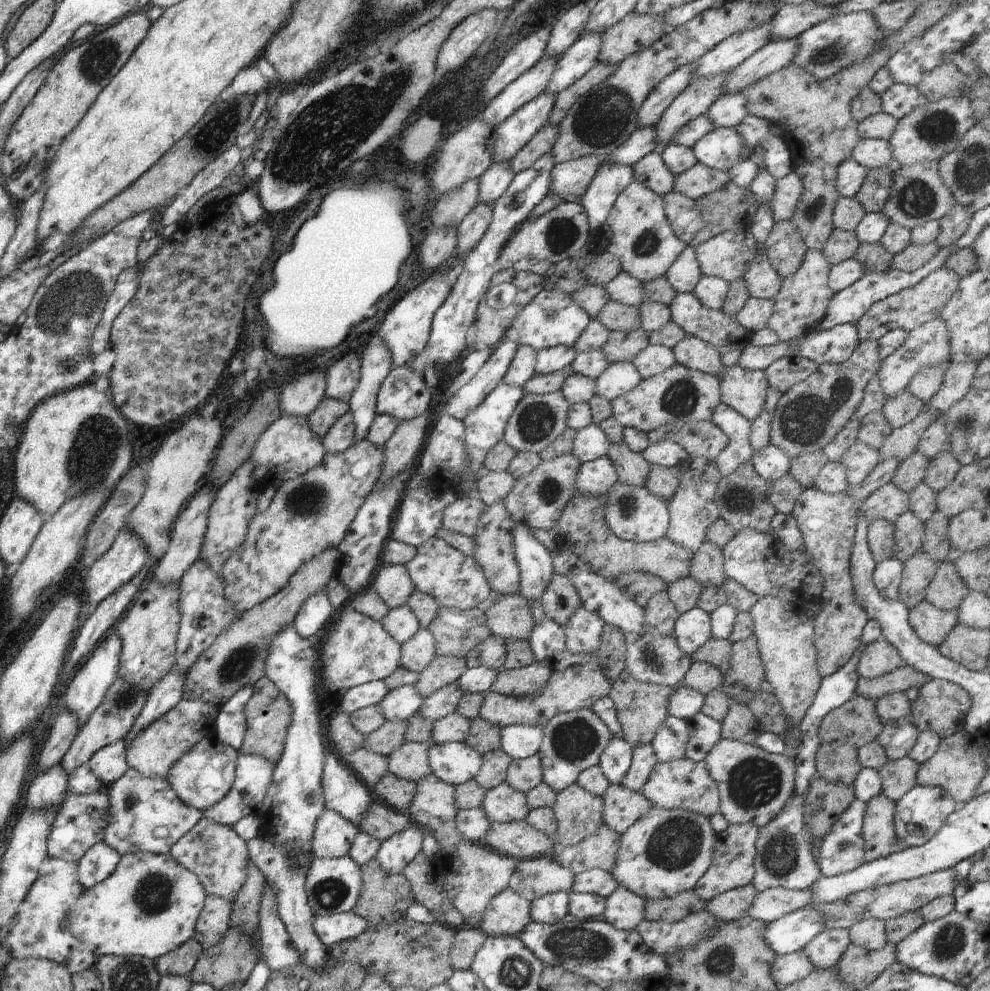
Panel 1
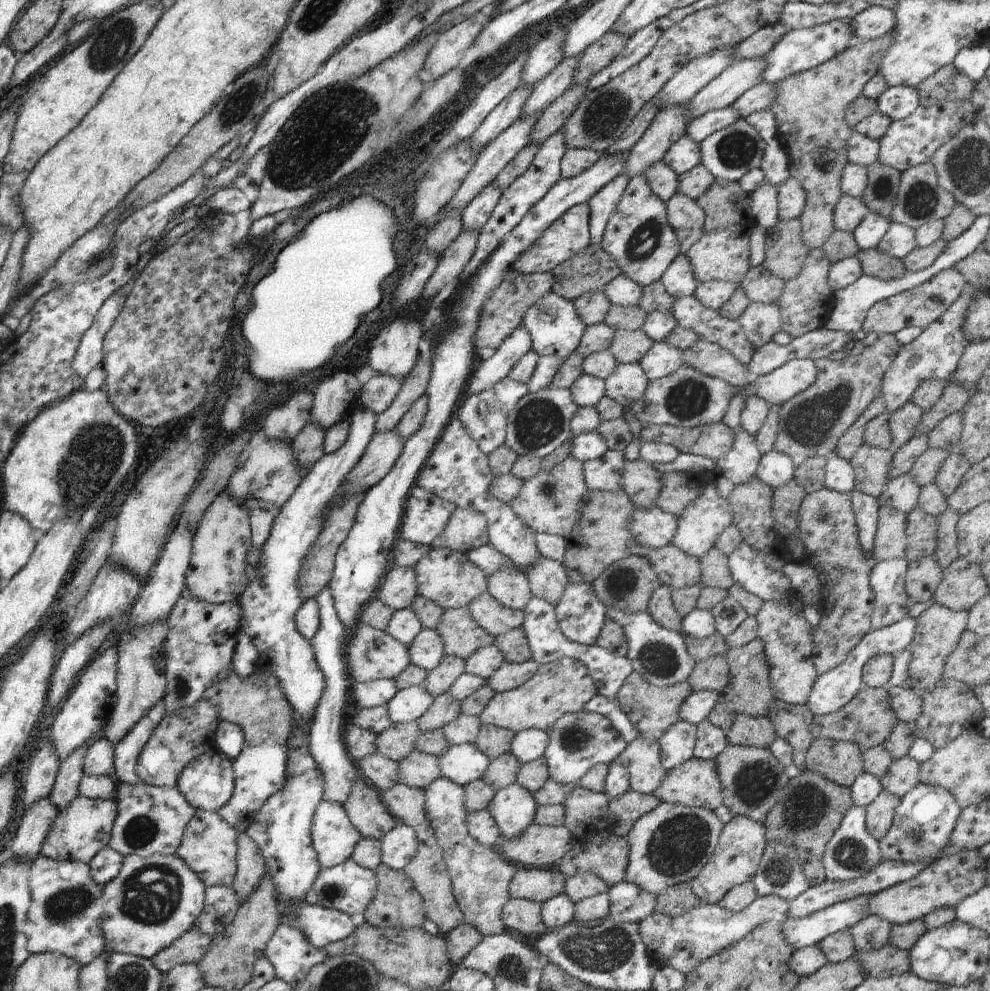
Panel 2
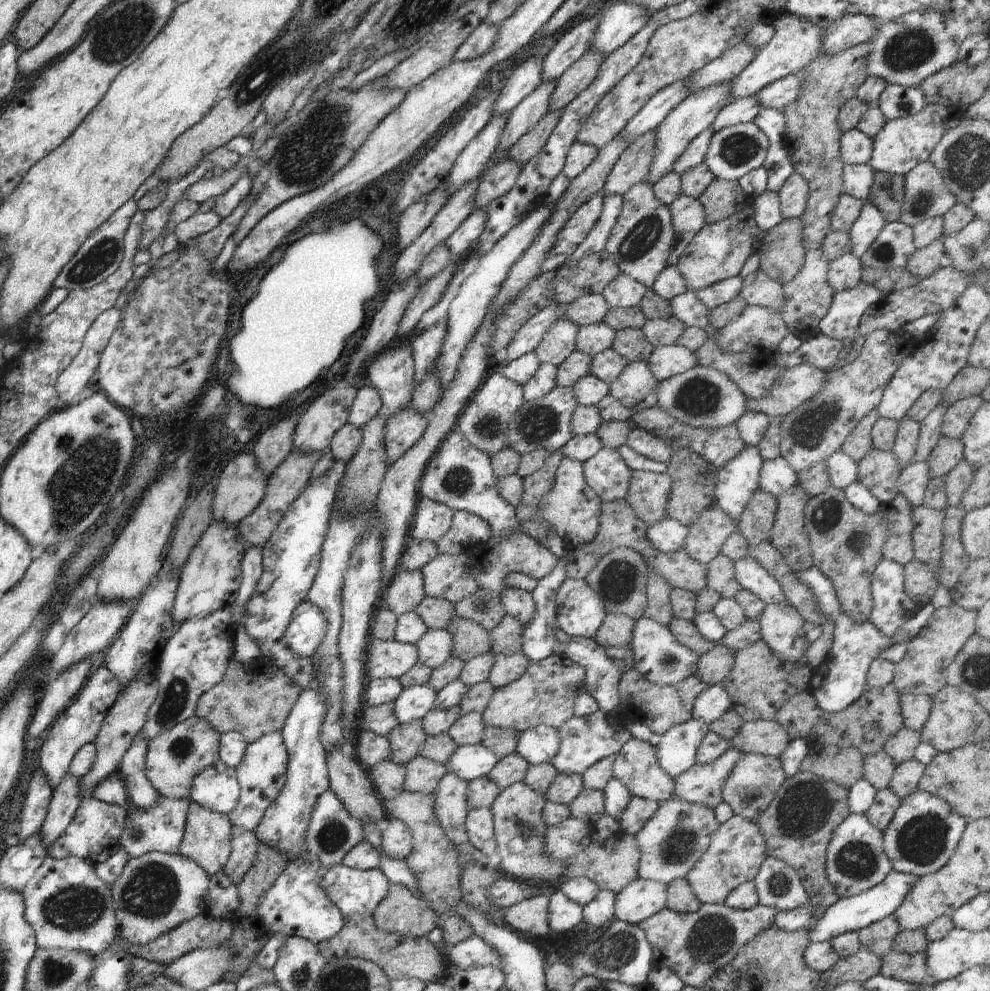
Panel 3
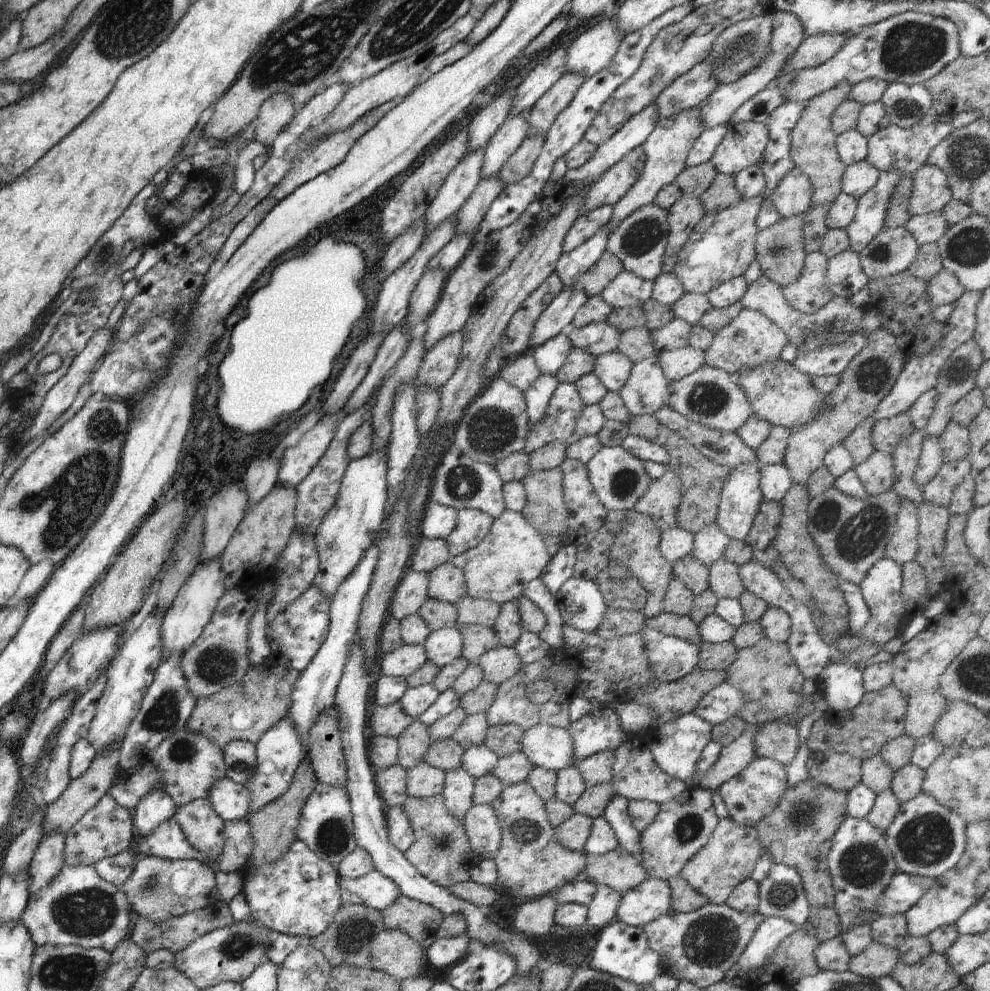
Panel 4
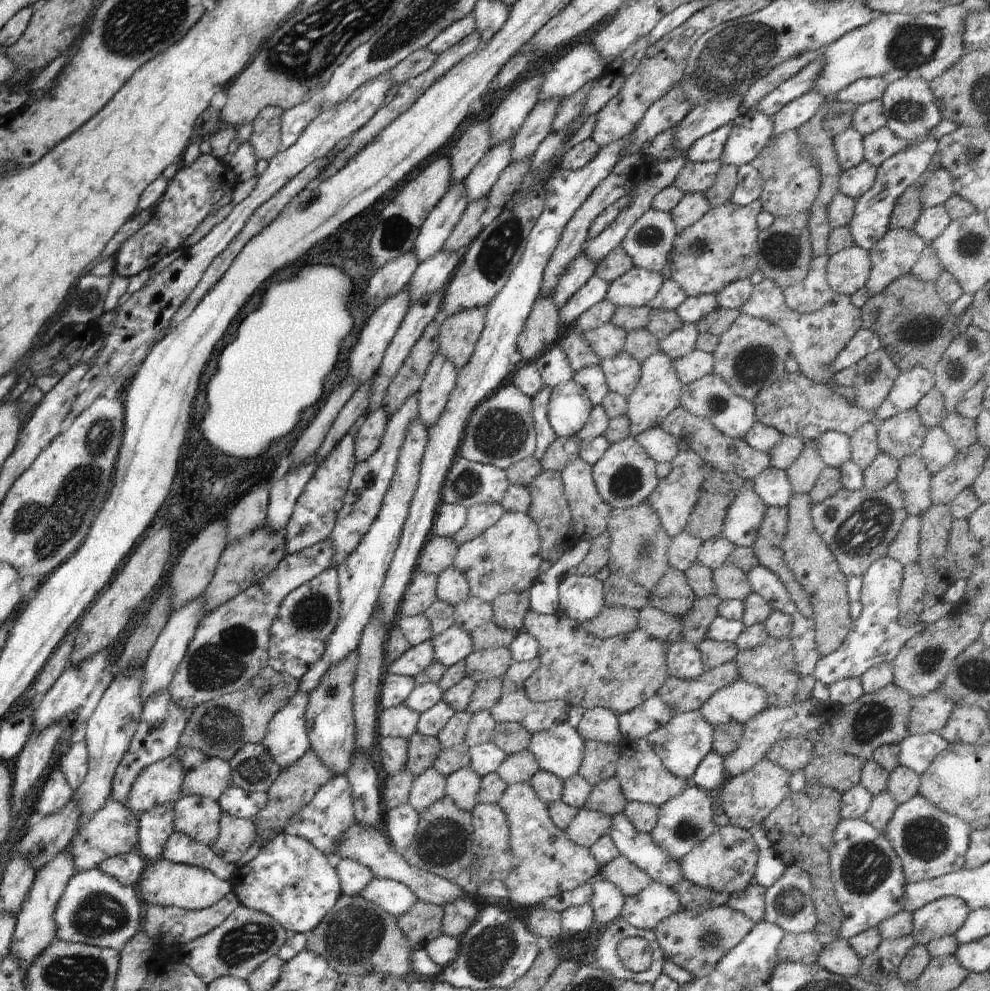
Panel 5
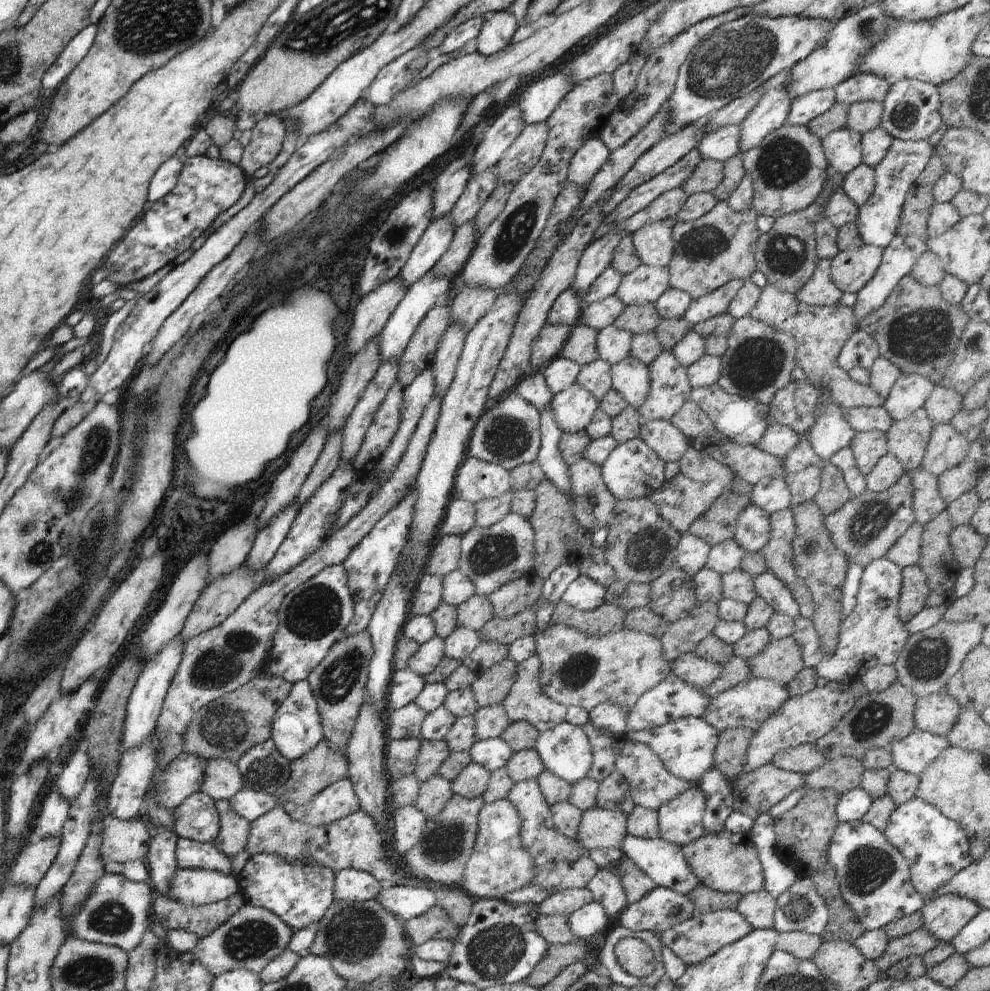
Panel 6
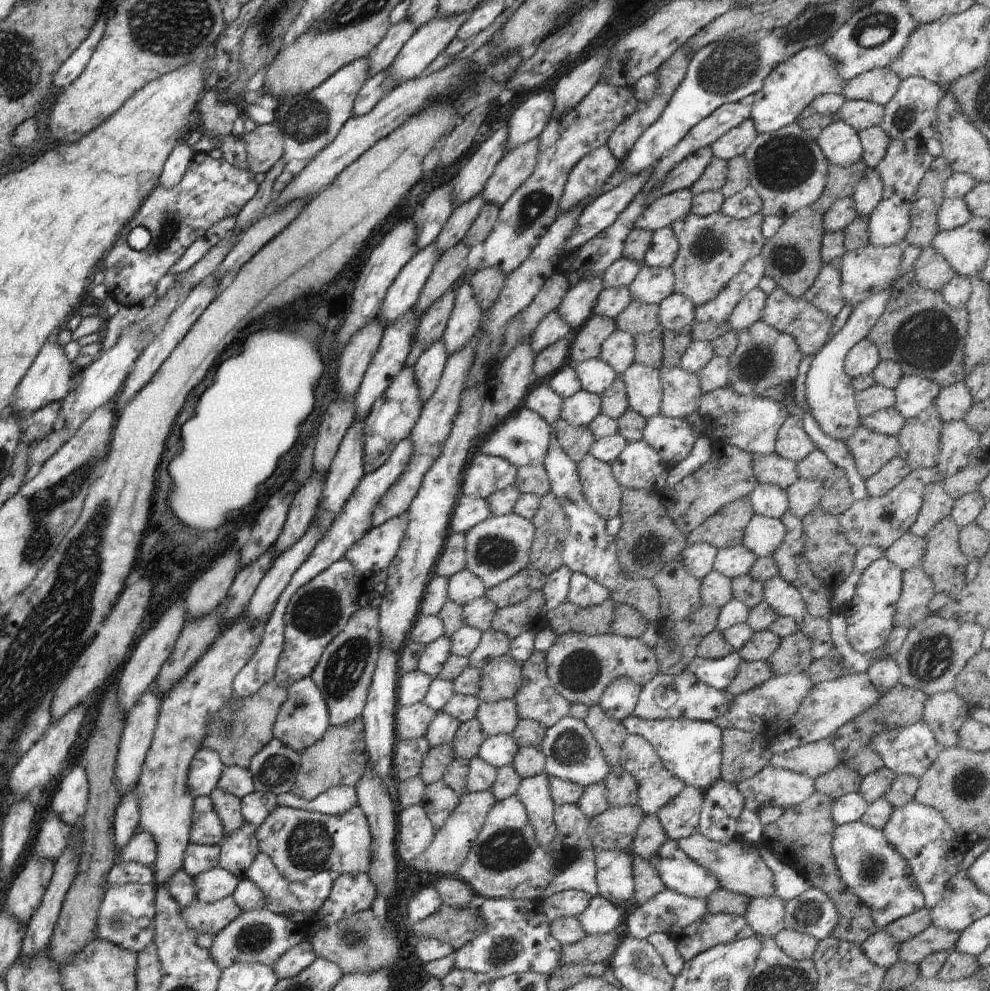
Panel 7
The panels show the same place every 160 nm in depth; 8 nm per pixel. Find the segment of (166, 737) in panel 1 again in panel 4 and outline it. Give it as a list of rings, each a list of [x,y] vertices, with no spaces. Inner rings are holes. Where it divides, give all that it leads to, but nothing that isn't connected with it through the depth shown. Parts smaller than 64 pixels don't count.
[[[186,727],[166,738],[149,758],[152,766],[156,766],[160,772],[161,790],[172,798],[177,808],[195,799],[208,798],[212,784],[225,777],[223,759],[223,752],[216,744],[212,744],[202,734],[186,730]]]

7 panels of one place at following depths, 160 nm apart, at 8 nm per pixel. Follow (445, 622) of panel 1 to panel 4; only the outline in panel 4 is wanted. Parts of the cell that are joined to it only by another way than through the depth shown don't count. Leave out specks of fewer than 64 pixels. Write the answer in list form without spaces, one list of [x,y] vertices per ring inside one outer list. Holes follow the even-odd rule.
[[[460,625],[458,626],[458,630],[464,642],[461,657],[468,660],[469,664],[476,663],[476,660],[478,660],[482,654],[501,646],[493,628],[483,625]]]

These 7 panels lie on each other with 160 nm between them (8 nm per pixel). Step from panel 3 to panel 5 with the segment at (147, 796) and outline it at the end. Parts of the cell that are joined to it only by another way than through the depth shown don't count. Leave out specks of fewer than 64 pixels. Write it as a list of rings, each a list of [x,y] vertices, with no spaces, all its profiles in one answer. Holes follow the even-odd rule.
[[[162,804],[139,815],[140,855],[145,862],[162,860],[164,844],[174,832],[174,804]]]

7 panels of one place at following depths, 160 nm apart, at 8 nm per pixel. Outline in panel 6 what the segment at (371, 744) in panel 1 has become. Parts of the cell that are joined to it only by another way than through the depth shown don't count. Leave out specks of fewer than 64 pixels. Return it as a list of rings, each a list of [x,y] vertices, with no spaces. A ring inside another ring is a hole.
[[[421,739],[418,758],[416,758],[415,776],[420,783],[427,782],[432,776],[438,775],[440,766],[444,760],[450,756],[450,748],[443,740],[424,740]]]

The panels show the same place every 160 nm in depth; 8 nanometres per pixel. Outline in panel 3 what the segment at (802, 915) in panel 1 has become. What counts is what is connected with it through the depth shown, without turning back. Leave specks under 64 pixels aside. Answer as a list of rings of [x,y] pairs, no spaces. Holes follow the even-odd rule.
[[[892,871],[884,878],[883,882],[876,884],[874,888],[870,888],[870,890],[862,892],[862,894],[856,894],[856,896],[839,898],[836,904],[832,904],[832,906],[822,914],[822,918],[819,918],[820,922],[816,922],[816,926],[814,926],[812,930],[808,930],[810,942],[830,941],[832,938],[841,936],[842,934],[860,931],[868,925],[882,920],[882,918],[886,916],[893,915],[894,912],[902,906],[910,890],[916,886],[916,884],[914,884],[916,880],[918,880],[918,877],[915,875]]]

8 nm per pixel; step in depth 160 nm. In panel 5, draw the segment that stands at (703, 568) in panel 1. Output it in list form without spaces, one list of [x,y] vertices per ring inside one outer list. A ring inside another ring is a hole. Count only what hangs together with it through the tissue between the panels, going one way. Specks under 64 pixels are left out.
[[[731,562],[714,570],[713,578],[716,584],[715,596],[718,596],[721,601],[730,599],[744,603],[746,598],[753,593],[746,572]]]

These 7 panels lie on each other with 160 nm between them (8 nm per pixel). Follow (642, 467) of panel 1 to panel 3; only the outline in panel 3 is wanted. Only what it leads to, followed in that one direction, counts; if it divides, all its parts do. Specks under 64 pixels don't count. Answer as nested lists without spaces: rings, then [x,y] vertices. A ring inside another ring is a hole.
[[[633,471],[630,490],[625,498],[635,516],[649,524],[668,518],[666,506],[672,492],[668,474]]]

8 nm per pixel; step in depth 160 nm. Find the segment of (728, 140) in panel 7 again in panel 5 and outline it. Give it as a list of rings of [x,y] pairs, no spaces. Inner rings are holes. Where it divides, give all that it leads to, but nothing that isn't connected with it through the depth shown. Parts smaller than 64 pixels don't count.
[[[729,123],[696,140],[687,152],[688,159],[696,163],[719,161],[730,136],[730,130],[731,124]]]

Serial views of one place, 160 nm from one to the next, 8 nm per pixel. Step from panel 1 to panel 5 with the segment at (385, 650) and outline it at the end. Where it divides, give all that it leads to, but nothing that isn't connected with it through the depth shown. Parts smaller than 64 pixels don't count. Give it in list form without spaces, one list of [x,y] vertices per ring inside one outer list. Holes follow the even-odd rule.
[[[425,641],[411,646],[396,662],[385,667],[385,673],[416,677],[434,661],[434,646],[431,641]]]

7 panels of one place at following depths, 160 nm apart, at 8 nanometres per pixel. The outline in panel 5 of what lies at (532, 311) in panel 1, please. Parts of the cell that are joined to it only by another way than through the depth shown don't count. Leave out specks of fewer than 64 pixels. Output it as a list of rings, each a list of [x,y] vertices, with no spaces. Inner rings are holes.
[[[558,344],[552,345],[534,362],[545,386],[550,389],[554,389],[558,384],[573,381],[574,370],[572,370],[566,354],[560,350]]]

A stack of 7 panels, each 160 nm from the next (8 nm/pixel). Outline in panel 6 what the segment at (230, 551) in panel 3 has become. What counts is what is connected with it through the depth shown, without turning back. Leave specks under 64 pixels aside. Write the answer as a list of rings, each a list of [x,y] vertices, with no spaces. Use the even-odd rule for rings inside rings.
[[[178,635],[176,638],[172,638],[166,646],[162,646],[162,650],[158,654],[154,654],[148,662],[145,662],[144,669],[127,701],[127,714],[121,741],[122,751],[130,750],[134,746],[140,746],[142,742],[146,742],[146,738],[152,736],[152,733],[157,728],[158,718],[160,717],[168,688],[182,661],[184,646],[184,640]]]

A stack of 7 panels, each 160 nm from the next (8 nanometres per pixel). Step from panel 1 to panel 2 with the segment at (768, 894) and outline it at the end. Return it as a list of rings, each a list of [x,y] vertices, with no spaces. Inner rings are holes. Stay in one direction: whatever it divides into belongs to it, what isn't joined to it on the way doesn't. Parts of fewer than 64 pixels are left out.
[[[777,896],[756,897],[756,900],[739,913],[731,913],[717,904],[702,902],[686,914],[672,918],[656,913],[639,922],[639,931],[650,951],[656,968],[672,967],[682,974],[690,974],[711,954],[735,945],[754,927],[767,922],[783,923],[789,916],[789,902]]]

